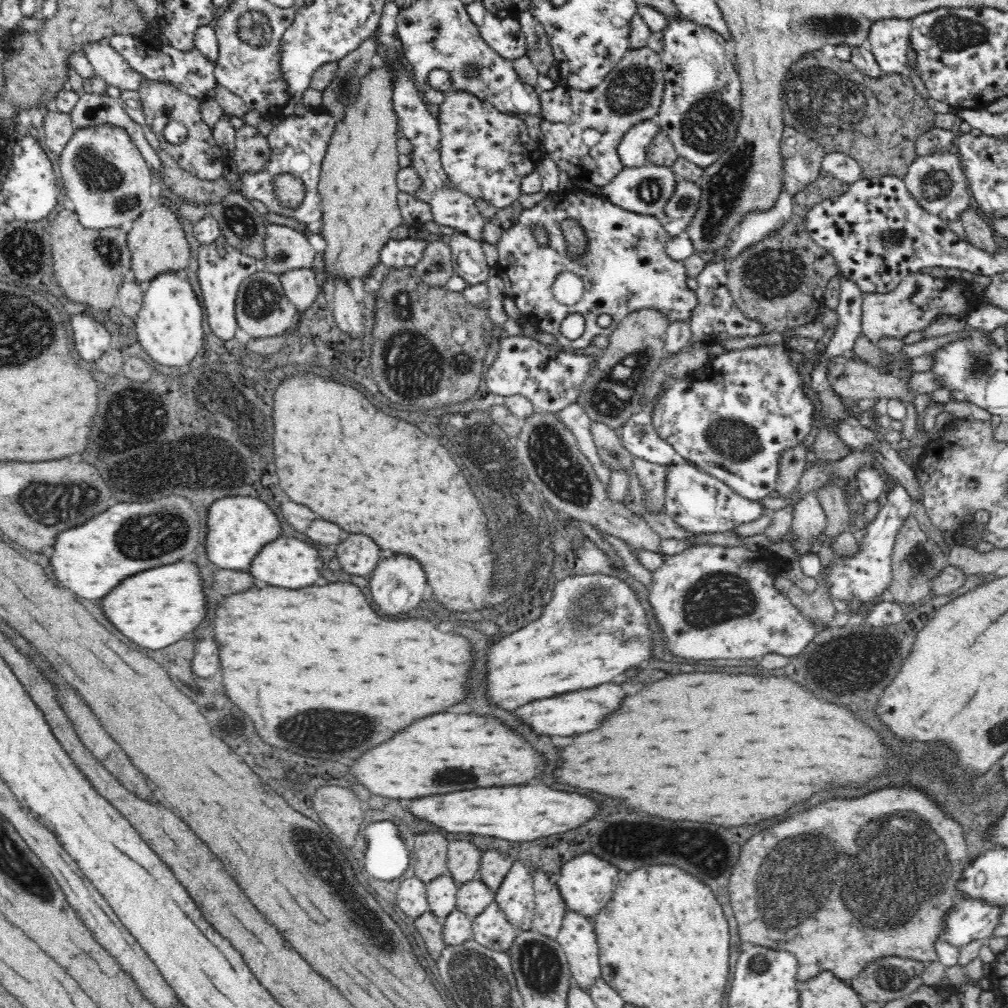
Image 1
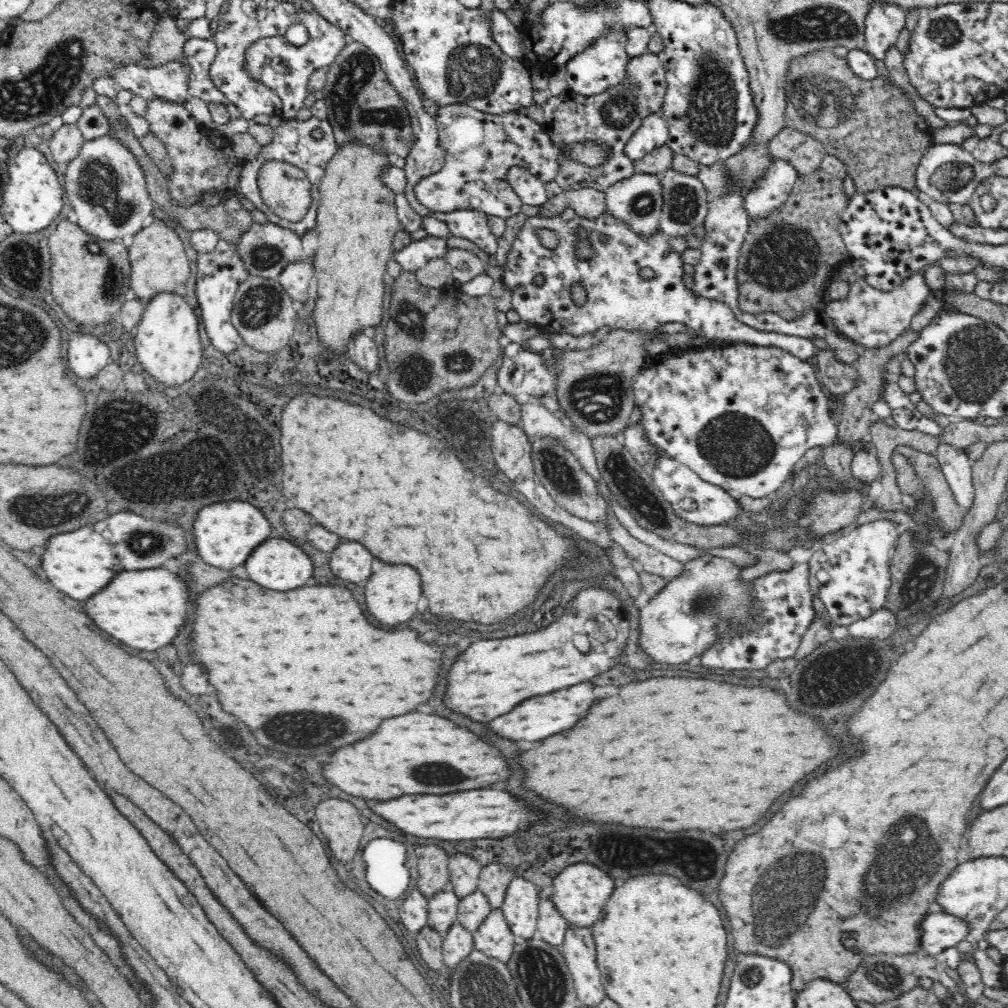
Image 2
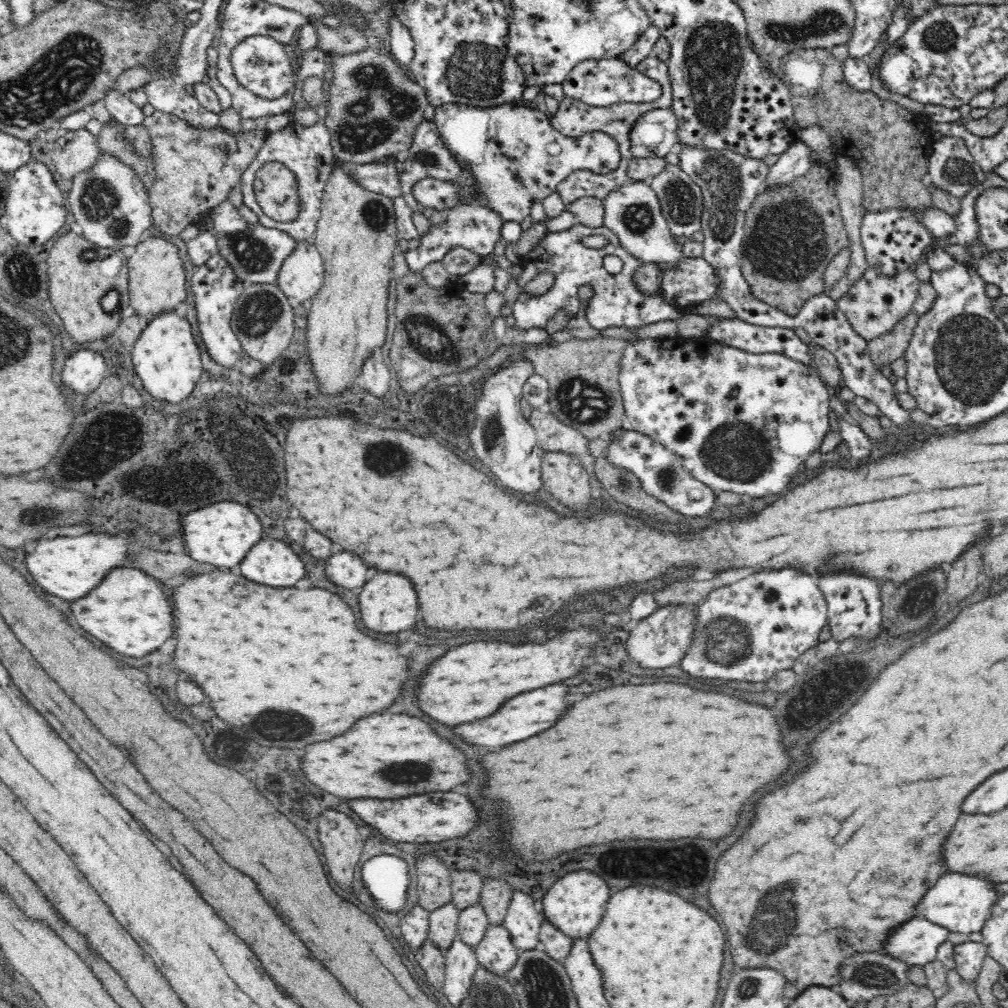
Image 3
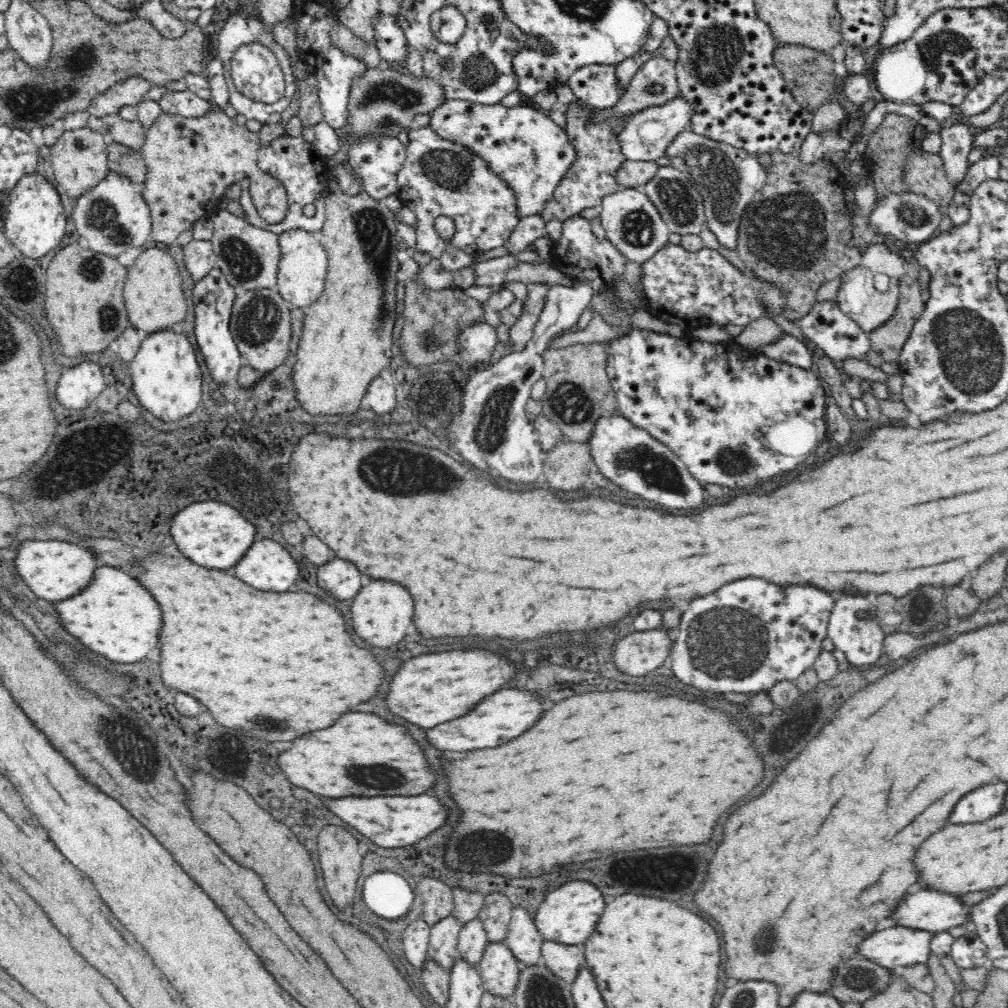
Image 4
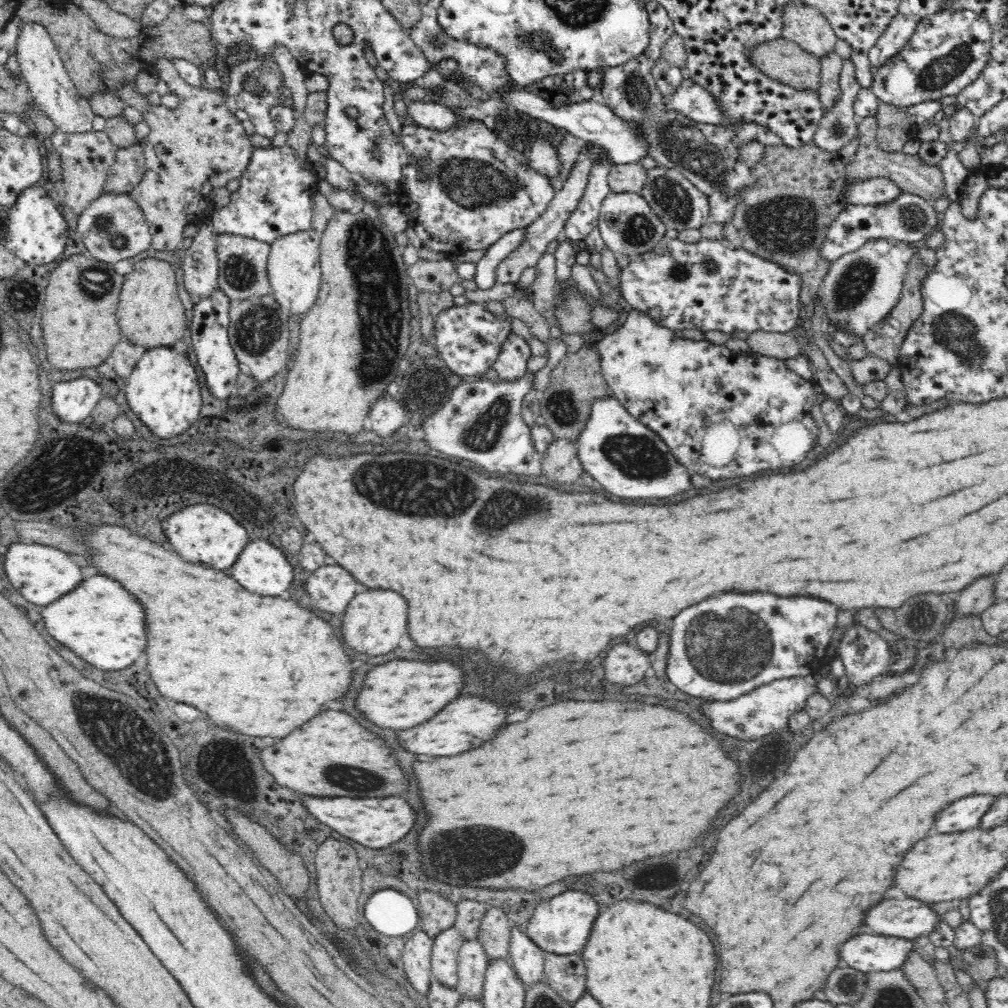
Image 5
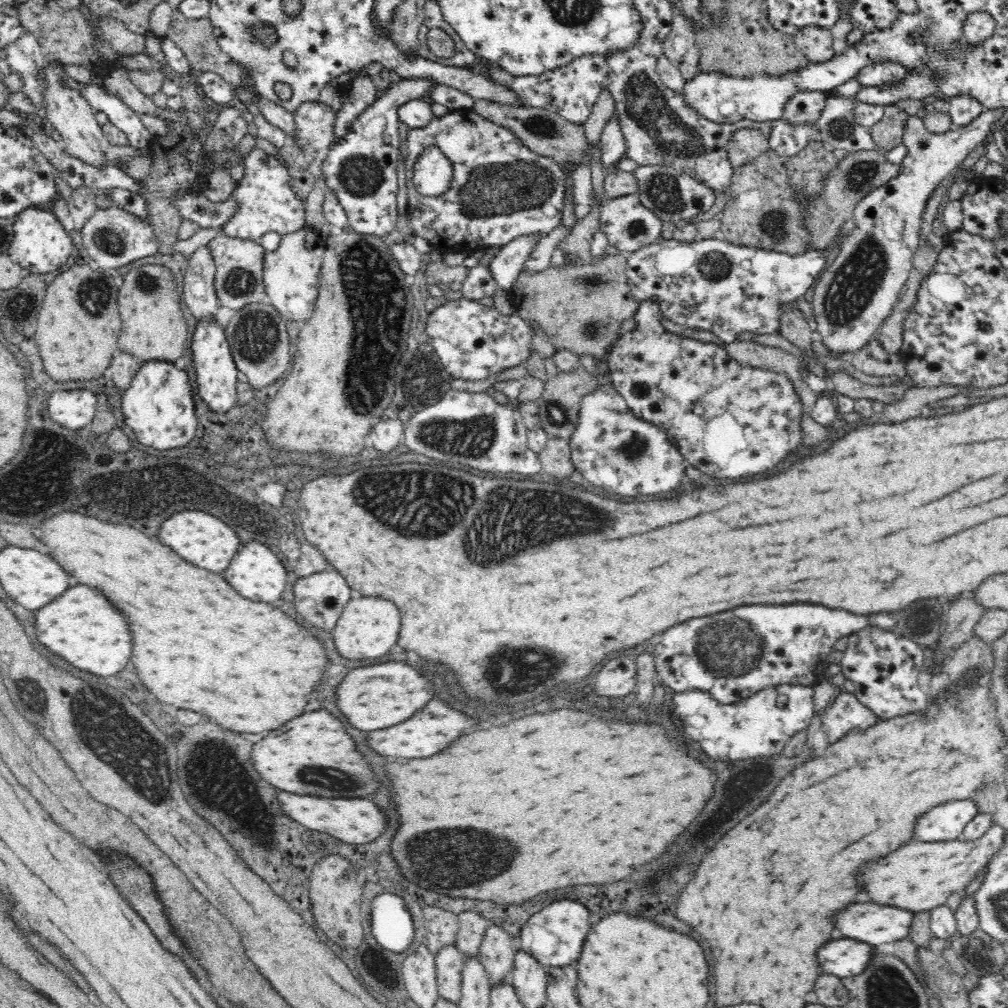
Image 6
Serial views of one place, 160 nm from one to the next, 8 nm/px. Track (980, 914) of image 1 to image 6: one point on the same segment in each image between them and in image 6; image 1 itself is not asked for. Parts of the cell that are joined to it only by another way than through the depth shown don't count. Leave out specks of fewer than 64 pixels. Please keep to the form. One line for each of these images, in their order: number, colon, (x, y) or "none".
2: (938, 931)
3: (915, 942)
4: (898, 946)
5: (869, 953)
6: (846, 958)

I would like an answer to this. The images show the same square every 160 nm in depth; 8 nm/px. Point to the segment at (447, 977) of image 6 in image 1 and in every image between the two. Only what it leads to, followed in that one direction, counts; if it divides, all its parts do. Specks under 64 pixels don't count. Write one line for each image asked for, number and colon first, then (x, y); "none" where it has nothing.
1: (441, 893)
2: (443, 907)
3: (443, 922)
4: (444, 936)
5: (445, 952)

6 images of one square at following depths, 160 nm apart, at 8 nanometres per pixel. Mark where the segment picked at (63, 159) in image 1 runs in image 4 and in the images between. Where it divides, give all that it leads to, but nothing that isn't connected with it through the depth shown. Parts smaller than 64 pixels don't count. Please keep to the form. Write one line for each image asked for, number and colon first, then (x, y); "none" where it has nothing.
2: (105, 184)
3: (109, 201)
4: (113, 216)

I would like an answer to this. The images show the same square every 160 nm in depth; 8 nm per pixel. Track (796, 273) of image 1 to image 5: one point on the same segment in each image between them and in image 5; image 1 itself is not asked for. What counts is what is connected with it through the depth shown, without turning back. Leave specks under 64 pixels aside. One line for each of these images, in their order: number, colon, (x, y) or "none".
2: (785, 258)
3: (792, 231)
4: (789, 233)
5: (784, 215)

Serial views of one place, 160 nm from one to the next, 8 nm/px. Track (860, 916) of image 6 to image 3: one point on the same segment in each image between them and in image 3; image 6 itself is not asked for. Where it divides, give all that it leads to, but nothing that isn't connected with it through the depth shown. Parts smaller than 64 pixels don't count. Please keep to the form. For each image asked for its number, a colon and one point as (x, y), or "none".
3: (958, 902)
4: (928, 910)
5: (908, 919)

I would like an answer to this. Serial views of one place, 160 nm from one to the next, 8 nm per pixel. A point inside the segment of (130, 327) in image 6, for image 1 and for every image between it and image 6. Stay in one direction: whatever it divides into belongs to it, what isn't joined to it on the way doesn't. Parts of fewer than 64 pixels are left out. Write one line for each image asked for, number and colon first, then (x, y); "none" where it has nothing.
1: (157, 244)
2: (159, 264)
3: (157, 279)
4: (153, 297)
5: (150, 314)

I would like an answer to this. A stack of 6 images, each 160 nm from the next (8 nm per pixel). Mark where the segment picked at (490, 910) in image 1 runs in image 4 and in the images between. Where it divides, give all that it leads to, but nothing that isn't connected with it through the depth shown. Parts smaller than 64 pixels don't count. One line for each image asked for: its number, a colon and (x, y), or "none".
2: (494, 938)
3: (495, 952)
4: (499, 969)

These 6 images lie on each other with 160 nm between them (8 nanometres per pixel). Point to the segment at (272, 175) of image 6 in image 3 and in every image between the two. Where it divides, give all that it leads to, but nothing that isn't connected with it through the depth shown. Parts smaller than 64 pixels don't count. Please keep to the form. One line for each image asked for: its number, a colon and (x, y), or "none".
3: (307, 151)
4: (290, 159)
5: (274, 199)

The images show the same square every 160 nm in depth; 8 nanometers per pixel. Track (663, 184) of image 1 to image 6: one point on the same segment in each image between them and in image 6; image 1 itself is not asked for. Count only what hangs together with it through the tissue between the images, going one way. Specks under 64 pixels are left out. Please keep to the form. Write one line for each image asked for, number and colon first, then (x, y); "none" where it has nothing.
2: (636, 201)
3: (633, 212)
4: (632, 224)
5: (627, 224)
6: (629, 225)

